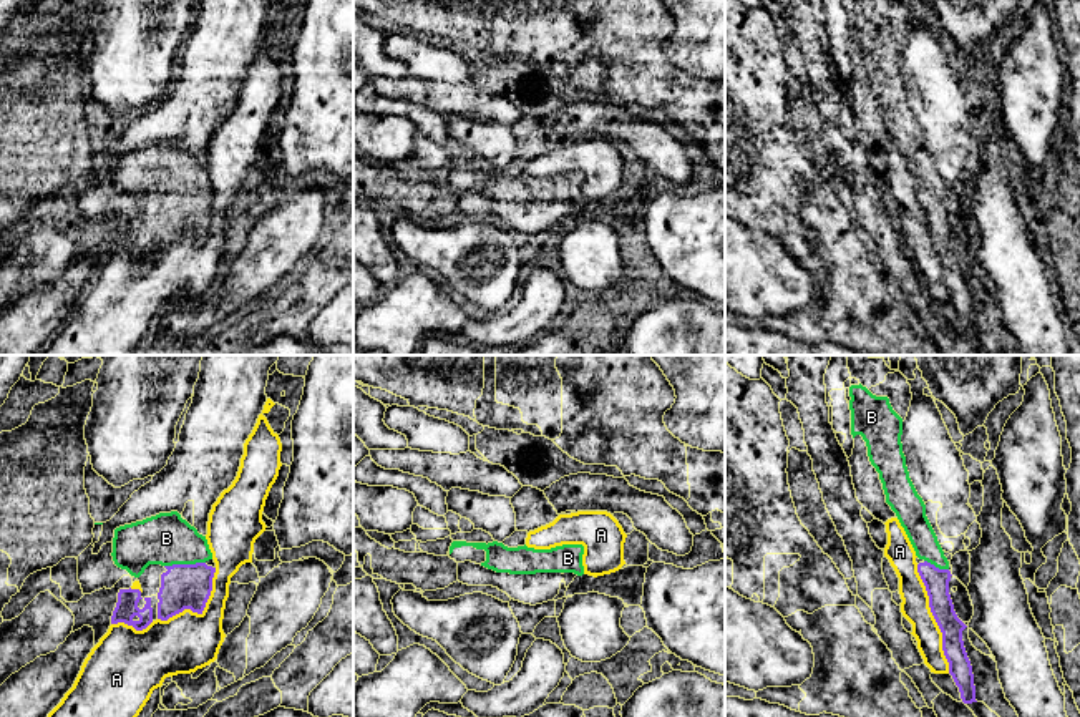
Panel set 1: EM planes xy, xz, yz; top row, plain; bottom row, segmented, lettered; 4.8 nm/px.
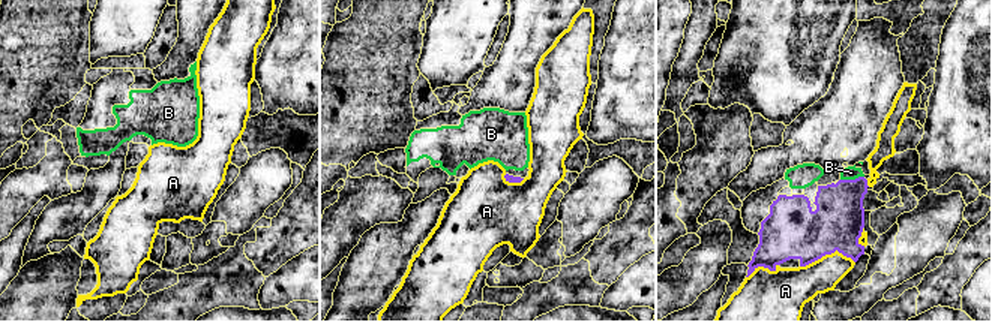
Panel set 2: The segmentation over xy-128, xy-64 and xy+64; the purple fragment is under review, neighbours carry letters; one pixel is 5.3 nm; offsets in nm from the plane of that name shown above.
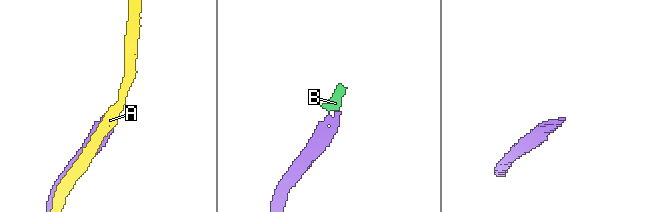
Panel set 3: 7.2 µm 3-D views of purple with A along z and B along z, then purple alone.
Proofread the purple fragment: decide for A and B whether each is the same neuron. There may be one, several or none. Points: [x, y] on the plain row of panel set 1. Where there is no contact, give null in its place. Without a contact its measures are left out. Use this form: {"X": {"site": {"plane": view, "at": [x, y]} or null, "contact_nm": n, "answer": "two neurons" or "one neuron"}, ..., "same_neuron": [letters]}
{"A": {"site": {"plane": "yz", "at": [934, 246]}, "contact_nm": 550, "answer": "two neurons"}, "B": {"site": {"plane": "xy", "at": [184, 193]}, "contact_nm": 200, "answer": "one neuron"}, "same_neuron": ["B"]}

